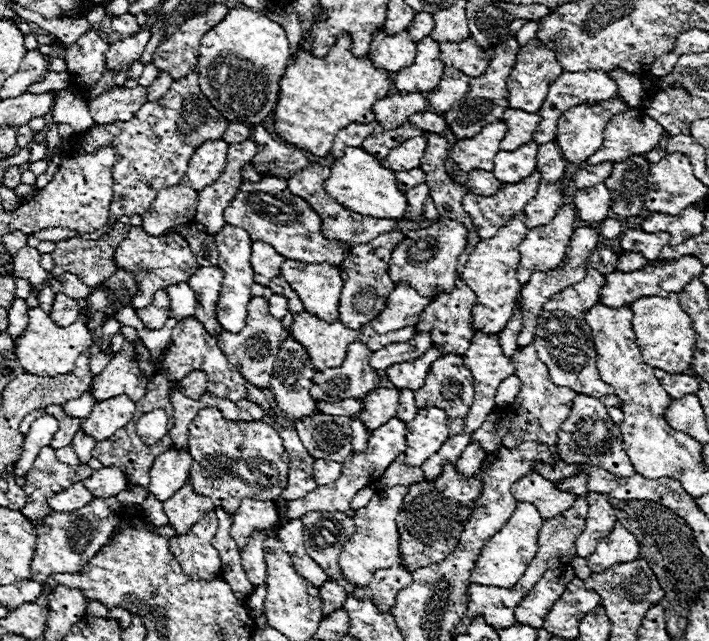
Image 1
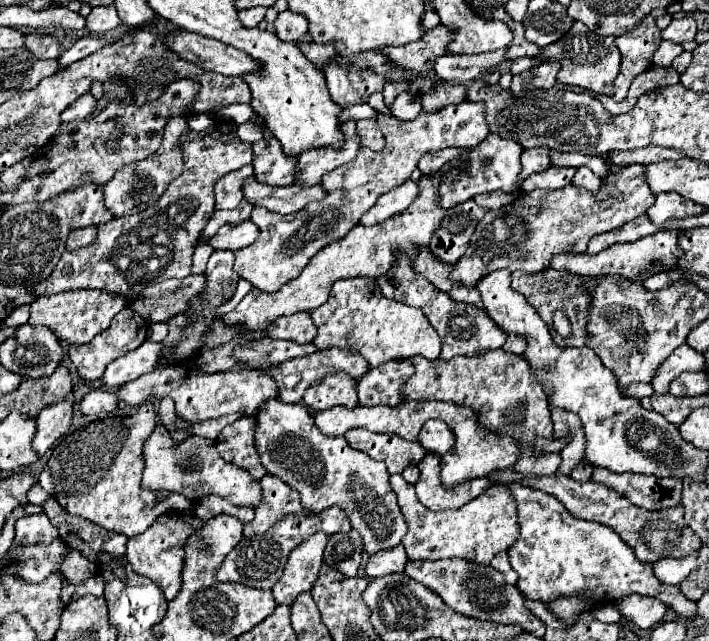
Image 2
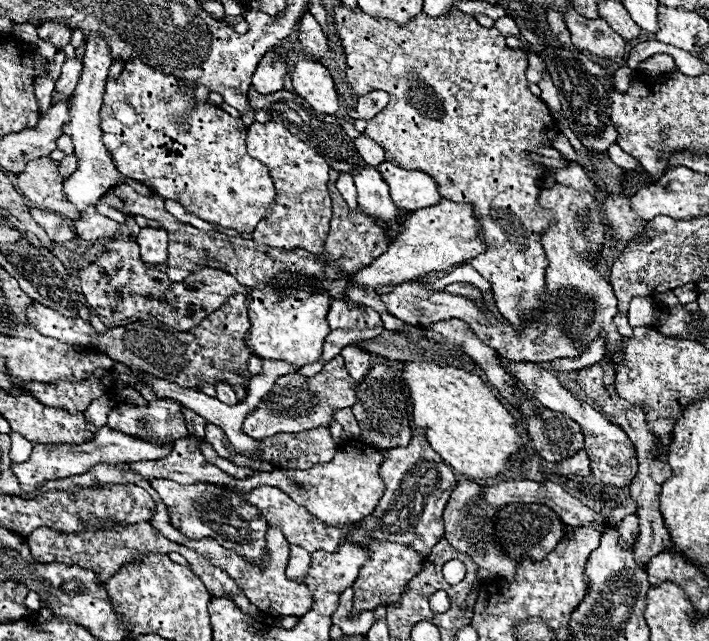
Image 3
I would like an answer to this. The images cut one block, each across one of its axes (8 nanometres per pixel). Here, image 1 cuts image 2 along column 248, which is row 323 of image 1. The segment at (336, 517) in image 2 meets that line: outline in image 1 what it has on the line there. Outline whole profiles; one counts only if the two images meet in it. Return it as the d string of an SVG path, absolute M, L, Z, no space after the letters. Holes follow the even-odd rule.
M588 268L586 270L586 280L572 284L570 288L558 292L558 296L552 296L540 316L538 316L538 324L536 324L536 332L534 332L534 348L538 352L538 358L548 366L548 372L552 376L552 382L558 386L568 386L574 392L586 392L586 396L598 396L598 400L602 400L602 404L606 404L606 408L616 406L620 408L620 400L614 394L614 390L600 380L598 368L596 368L596 350L594 350L594 340L590 334L590 326L584 320L584 314L598 304L598 292L604 286L606 278Z

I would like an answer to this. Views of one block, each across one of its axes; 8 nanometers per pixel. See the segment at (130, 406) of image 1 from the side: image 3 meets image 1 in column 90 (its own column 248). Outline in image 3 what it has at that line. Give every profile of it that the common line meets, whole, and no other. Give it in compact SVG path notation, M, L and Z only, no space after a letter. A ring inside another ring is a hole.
M336 356L330 362L326 362L324 368L312 378L300 374L280 376L274 382L270 394L266 394L266 398L262 398L262 402L250 412L250 416L244 418L242 432L254 440L262 440L278 432L302 432L320 426L330 426L334 412L352 408L354 402L356 402L354 380L346 372L342 356Z

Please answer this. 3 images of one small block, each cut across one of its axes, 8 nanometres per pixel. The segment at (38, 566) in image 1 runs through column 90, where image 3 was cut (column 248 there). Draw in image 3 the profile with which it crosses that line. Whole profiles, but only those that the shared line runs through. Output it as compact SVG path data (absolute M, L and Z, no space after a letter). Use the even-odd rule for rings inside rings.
M150 480L150 486L160 494L168 508L170 524L178 528L184 536L190 536L192 540L202 538L214 538L224 548L230 548L238 552L240 556L248 560L260 560L266 556L264 552L264 538L268 522L260 514L260 510L244 500L240 494L234 494L222 486L216 484L176 484L172 480Z

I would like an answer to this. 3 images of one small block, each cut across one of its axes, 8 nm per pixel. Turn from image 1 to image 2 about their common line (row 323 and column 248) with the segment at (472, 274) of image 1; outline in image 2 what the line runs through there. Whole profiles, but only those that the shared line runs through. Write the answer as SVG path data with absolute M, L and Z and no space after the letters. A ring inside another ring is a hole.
M158 426L150 438L144 442L144 478L142 486L150 490L168 490L182 494L196 502L202 496L216 494L234 506L246 506L256 508L262 502L262 486L258 480L254 480L248 470L242 470L218 456L214 450L214 440L206 440L200 436L188 438L182 446L174 446L166 426Z

